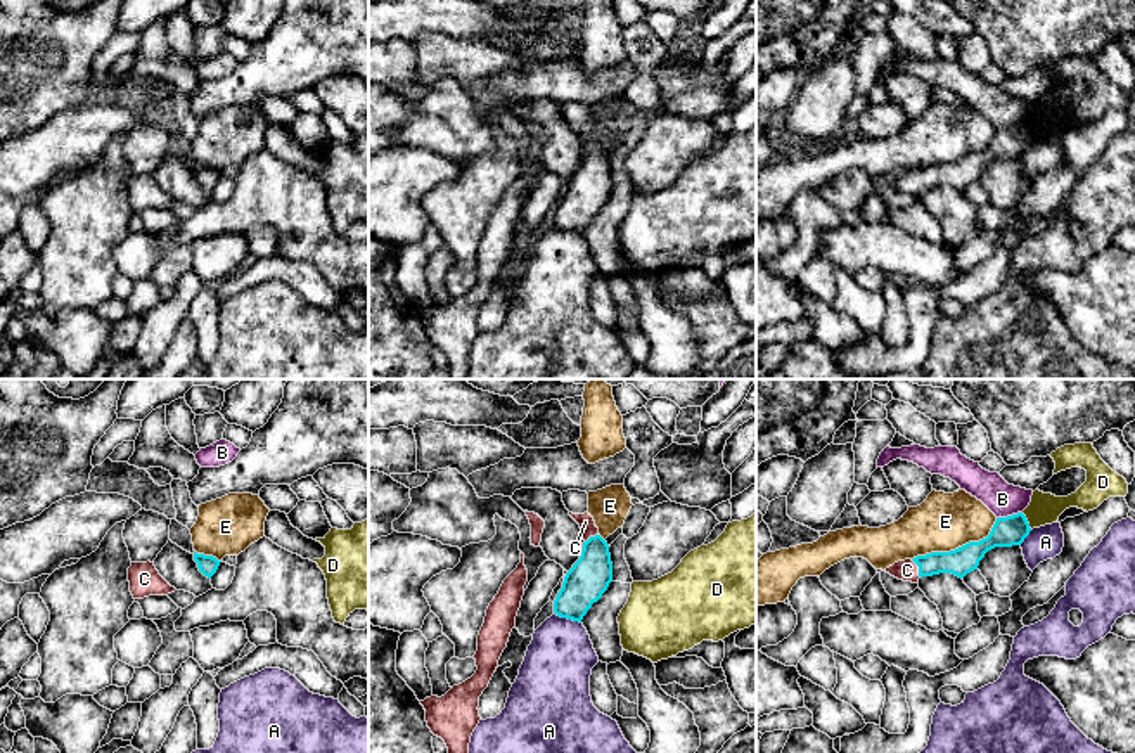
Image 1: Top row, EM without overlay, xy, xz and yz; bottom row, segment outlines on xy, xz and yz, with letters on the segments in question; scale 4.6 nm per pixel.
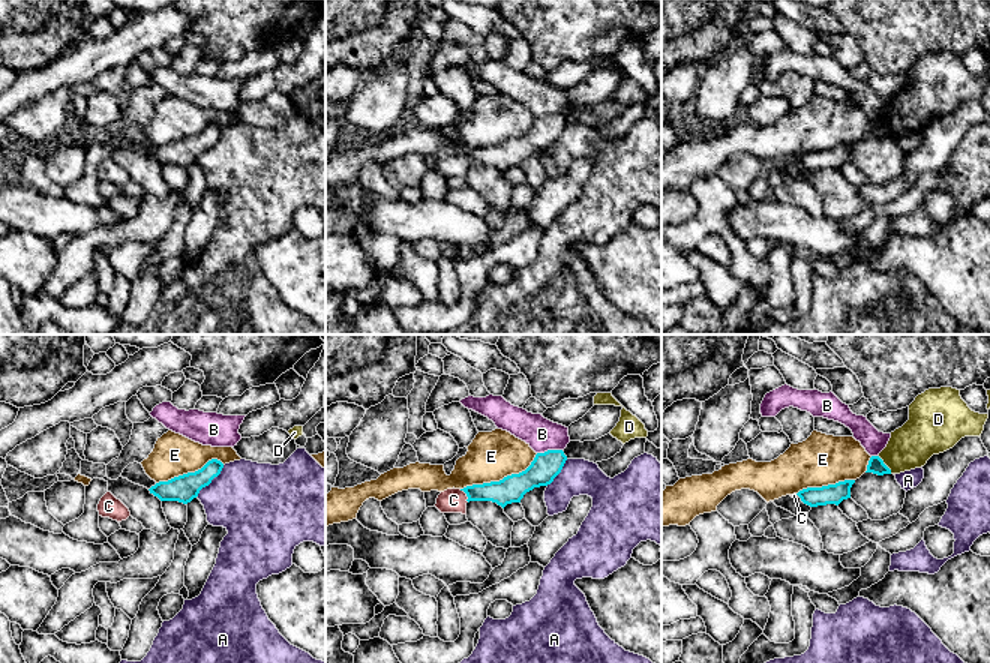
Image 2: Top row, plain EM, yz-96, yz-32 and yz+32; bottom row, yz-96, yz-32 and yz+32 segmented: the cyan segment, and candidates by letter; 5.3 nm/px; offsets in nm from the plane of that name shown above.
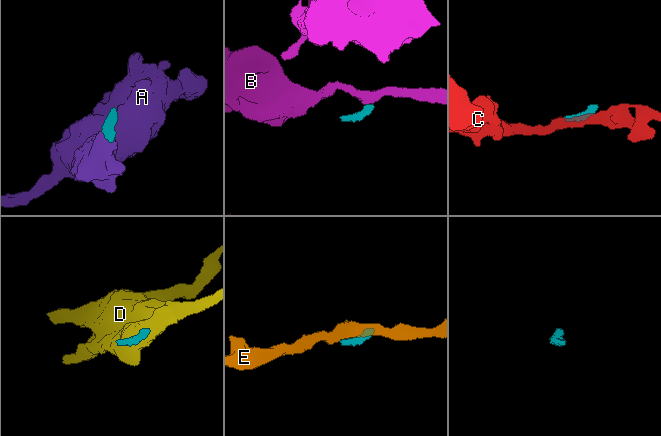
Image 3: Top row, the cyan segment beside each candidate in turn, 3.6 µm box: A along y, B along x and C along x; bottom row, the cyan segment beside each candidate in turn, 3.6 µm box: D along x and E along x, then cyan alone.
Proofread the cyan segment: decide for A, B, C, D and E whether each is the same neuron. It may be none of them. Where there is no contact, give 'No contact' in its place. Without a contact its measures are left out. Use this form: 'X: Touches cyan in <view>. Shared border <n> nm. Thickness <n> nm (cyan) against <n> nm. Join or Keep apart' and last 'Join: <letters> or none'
A: Touches cyan in xz. Shared border 130 nm. Thickness 190 nm (cyan) against 320 nm. Keep apart
B: Touches cyan in yz. Shared border 120 nm. Thickness 140 nm (cyan) against 160 nm. Keep apart
C: Touches cyan in yz. Shared border 100 nm. Thickness 130 nm (cyan) against 100 nm. Join
D: Touches cyan in yz. Shared border 90 nm. Thickness 140 nm (cyan) against 140 nm. Keep apart
E: Touches cyan in yz. Shared border 440 nm. Thickness 140 nm (cyan) against 280 nm. Keep apart
Join: C

